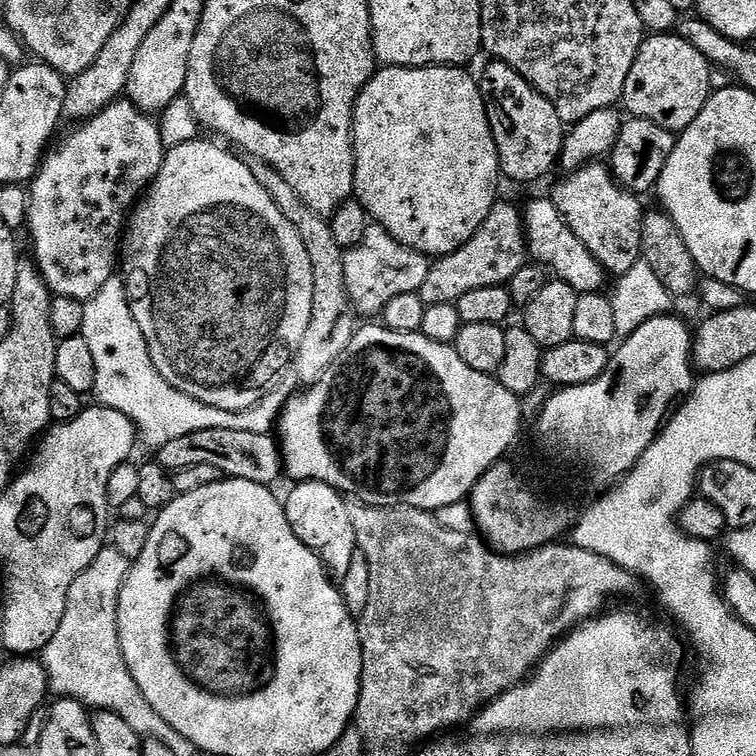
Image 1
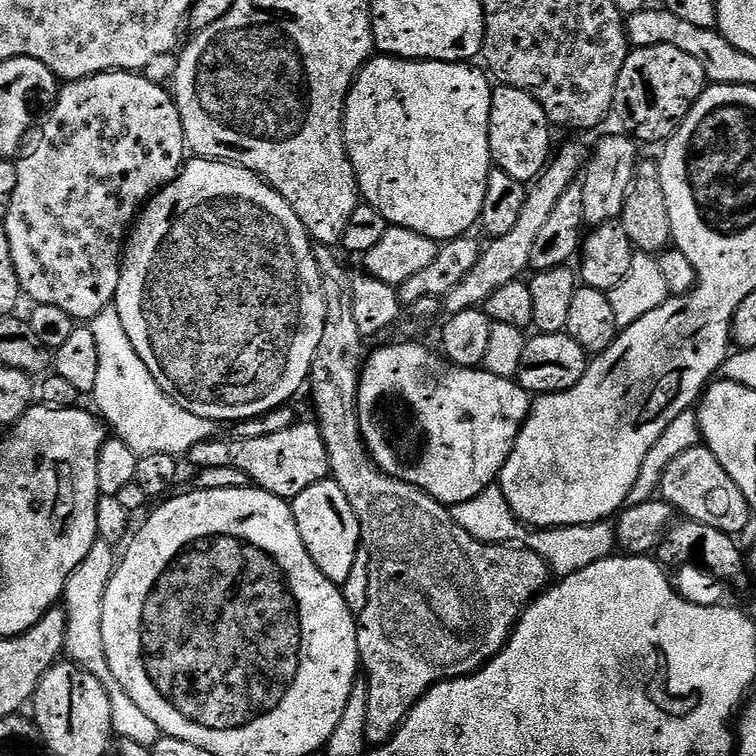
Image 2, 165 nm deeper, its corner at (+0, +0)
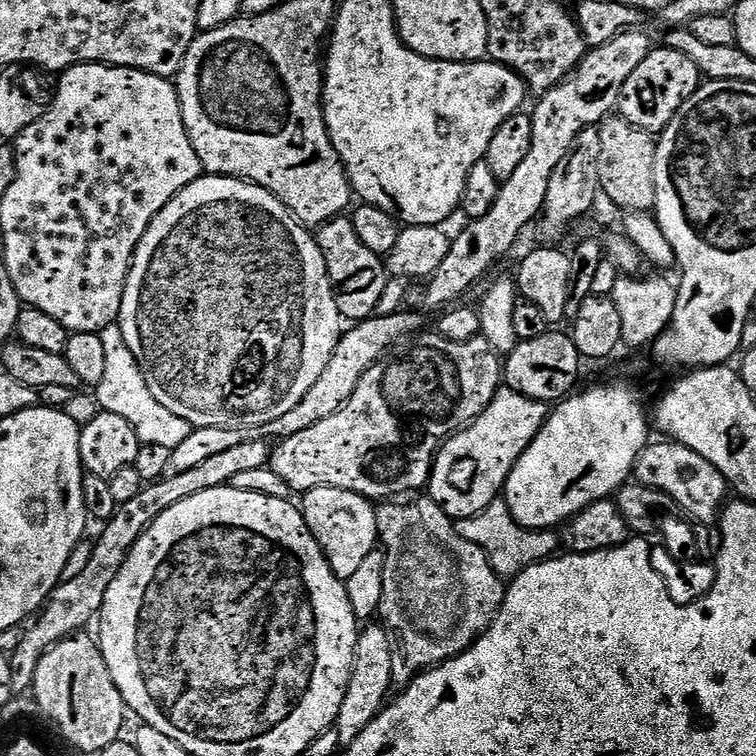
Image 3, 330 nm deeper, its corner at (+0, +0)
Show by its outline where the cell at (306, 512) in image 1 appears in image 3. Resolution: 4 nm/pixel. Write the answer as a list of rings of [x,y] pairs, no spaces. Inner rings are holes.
[[[315,488],[303,493],[302,500],[304,521],[310,534],[314,534],[336,577],[346,582],[359,570],[364,559],[377,551],[378,533],[373,501],[350,490],[337,488]]]

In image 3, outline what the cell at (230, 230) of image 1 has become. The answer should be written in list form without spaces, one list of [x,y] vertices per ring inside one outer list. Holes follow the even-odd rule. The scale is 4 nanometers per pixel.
[[[201,174],[194,182],[190,182],[190,186],[186,186],[177,196],[170,198],[170,202],[166,202],[164,209],[150,222],[146,234],[142,234],[142,242],[138,242],[136,253],[132,255],[132,265],[128,271],[126,286],[122,294],[122,310],[118,321],[118,327],[122,330],[122,338],[126,338],[127,348],[134,354],[134,358],[140,362],[140,369],[146,378],[146,386],[150,386],[150,394],[154,394],[154,398],[158,398],[158,402],[162,402],[162,406],[166,406],[166,410],[174,410],[174,414],[178,414],[178,418],[186,418],[188,424],[201,428],[231,421],[228,420],[231,416],[244,416],[247,412],[269,411],[268,413],[271,413],[272,416],[281,416],[286,414],[286,410],[294,410],[294,406],[298,406],[298,402],[302,402],[302,398],[306,398],[310,386],[314,386],[314,382],[318,382],[322,370],[326,370],[326,362],[330,362],[330,358],[334,354],[342,335],[340,324],[342,325],[342,317],[336,305],[336,293],[332,291],[332,283],[328,277],[326,262],[322,258],[322,250],[316,244],[315,235],[293,216],[292,211],[274,193],[267,192],[259,184],[234,176],[213,176],[211,174]]]

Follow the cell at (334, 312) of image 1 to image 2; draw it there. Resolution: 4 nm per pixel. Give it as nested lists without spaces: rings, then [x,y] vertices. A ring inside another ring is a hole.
[[[328,246],[313,247],[312,253],[318,262],[318,270],[322,274],[322,294],[326,298],[326,330],[322,334],[322,342],[316,351],[316,357],[312,363],[312,375],[310,377],[310,389],[312,388],[312,400],[316,403],[315,423],[320,426],[320,433],[326,442],[328,451],[328,466],[331,479],[335,480],[338,486],[346,494],[350,506],[360,523],[362,533],[363,547],[367,548],[370,554],[370,594],[366,602],[366,610],[358,613],[358,627],[356,630],[356,641],[360,651],[360,662],[363,675],[366,677],[368,686],[368,710],[366,716],[366,738],[369,745],[379,746],[392,739],[392,736],[400,729],[401,724],[408,717],[409,710],[418,703],[433,686],[439,684],[441,680],[454,680],[457,676],[470,676],[473,672],[483,668],[493,656],[503,650],[504,645],[512,636],[512,629],[516,627],[516,622],[524,609],[549,587],[550,569],[548,564],[536,552],[523,546],[513,546],[510,544],[483,544],[480,540],[475,540],[462,526],[458,526],[452,520],[452,513],[445,505],[439,504],[434,497],[428,493],[420,491],[419,488],[410,486],[393,476],[387,476],[372,463],[367,451],[364,438],[360,432],[360,416],[356,413],[356,395],[360,385],[360,370],[362,367],[362,355],[360,356],[360,343],[362,337],[357,324],[354,323],[354,310],[352,309],[352,276],[350,272],[340,265],[340,260],[335,256],[333,249]]]

